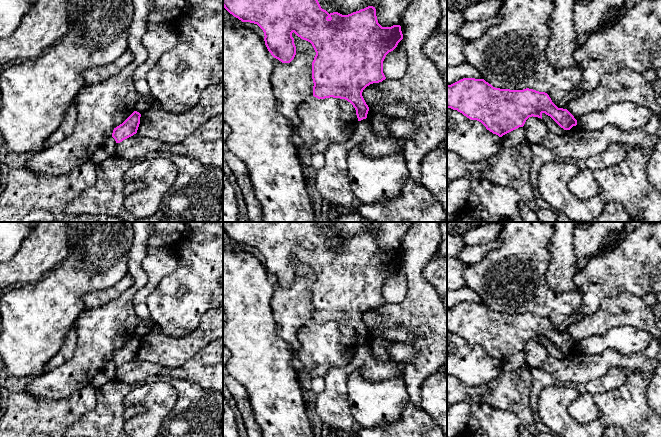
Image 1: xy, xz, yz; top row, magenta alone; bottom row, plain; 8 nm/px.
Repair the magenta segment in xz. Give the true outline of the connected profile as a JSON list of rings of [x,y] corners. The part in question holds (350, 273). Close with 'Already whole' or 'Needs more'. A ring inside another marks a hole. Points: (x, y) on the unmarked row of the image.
[[[223,222],[223,231],[242,246],[257,248],[264,256],[264,265],[271,279],[282,287],[290,287],[296,279],[292,257],[310,266],[316,276],[312,286],[313,320],[318,323],[340,322],[350,326],[356,334],[358,345],[367,342],[369,331],[362,316],[373,307],[386,303],[383,285],[403,263],[400,249],[382,251],[377,244],[376,233],[368,230],[348,239],[338,236],[328,237],[322,233],[317,222]]]. Already whole

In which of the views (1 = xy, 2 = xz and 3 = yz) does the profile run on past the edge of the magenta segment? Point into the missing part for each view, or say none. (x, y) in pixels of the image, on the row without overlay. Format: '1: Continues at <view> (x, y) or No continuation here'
1: No continuation here
2: No continuation here
3: No continuation here

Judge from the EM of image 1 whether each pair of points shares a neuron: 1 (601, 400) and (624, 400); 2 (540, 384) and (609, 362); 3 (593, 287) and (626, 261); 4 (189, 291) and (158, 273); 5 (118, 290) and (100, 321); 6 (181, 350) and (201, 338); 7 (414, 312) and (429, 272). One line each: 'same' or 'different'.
1: same
2: different
3: same
4: different
5: different
6: same
7: different

